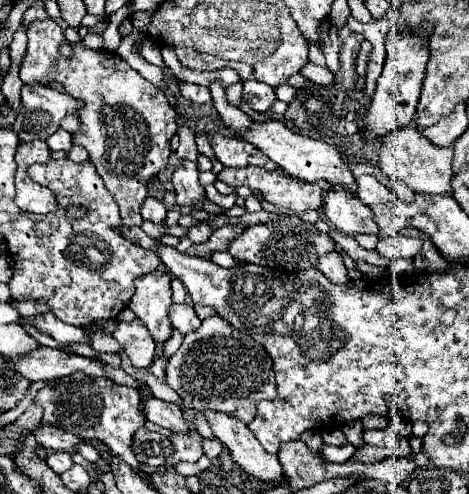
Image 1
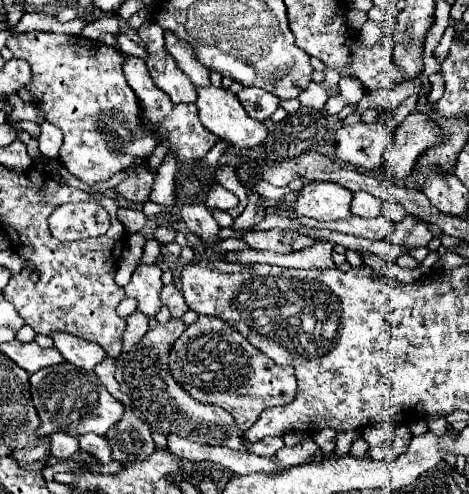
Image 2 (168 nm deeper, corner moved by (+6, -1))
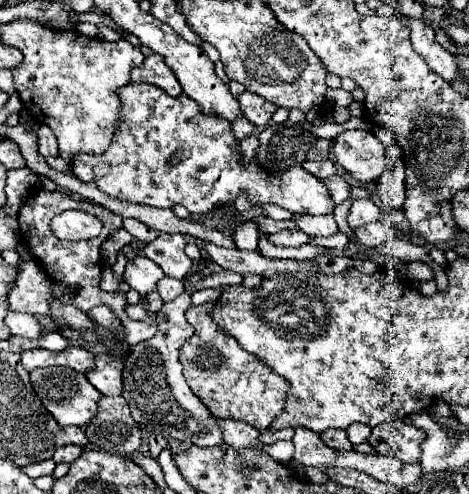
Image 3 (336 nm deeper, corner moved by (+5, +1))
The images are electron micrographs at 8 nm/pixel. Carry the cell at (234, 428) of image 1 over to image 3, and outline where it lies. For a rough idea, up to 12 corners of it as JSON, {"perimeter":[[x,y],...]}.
{"perimeter":[[191,295],[163,303],[153,339],[125,359],[141,435],[221,443],[181,373]]}

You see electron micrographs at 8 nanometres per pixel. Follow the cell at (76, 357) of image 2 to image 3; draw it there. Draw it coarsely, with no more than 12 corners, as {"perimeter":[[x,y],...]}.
{"perimeter":[[105,353],[87,373],[91,385],[107,397],[121,395],[123,363]]}

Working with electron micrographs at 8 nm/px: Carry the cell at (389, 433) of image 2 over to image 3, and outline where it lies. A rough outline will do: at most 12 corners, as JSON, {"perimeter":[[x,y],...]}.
{"perimeter":[[391,421],[371,431],[377,453],[417,463],[423,429]]}

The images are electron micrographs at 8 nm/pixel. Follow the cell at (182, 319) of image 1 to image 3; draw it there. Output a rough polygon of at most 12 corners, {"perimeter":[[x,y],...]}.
{"perimeter":[[173,277],[157,281],[163,301],[183,293],[183,281]]}

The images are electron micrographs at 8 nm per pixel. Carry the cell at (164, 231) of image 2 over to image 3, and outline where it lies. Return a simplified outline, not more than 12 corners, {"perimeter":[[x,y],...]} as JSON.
{"perimeter":[[161,233],[143,249],[165,275],[185,279],[185,237]]}

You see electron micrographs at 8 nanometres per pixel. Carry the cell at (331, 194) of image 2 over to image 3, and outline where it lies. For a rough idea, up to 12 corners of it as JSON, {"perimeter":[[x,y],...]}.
{"perimeter":[[145,83],[71,171],[109,197],[193,215],[273,203],[325,215],[325,185],[293,165],[245,165],[225,117]]}

